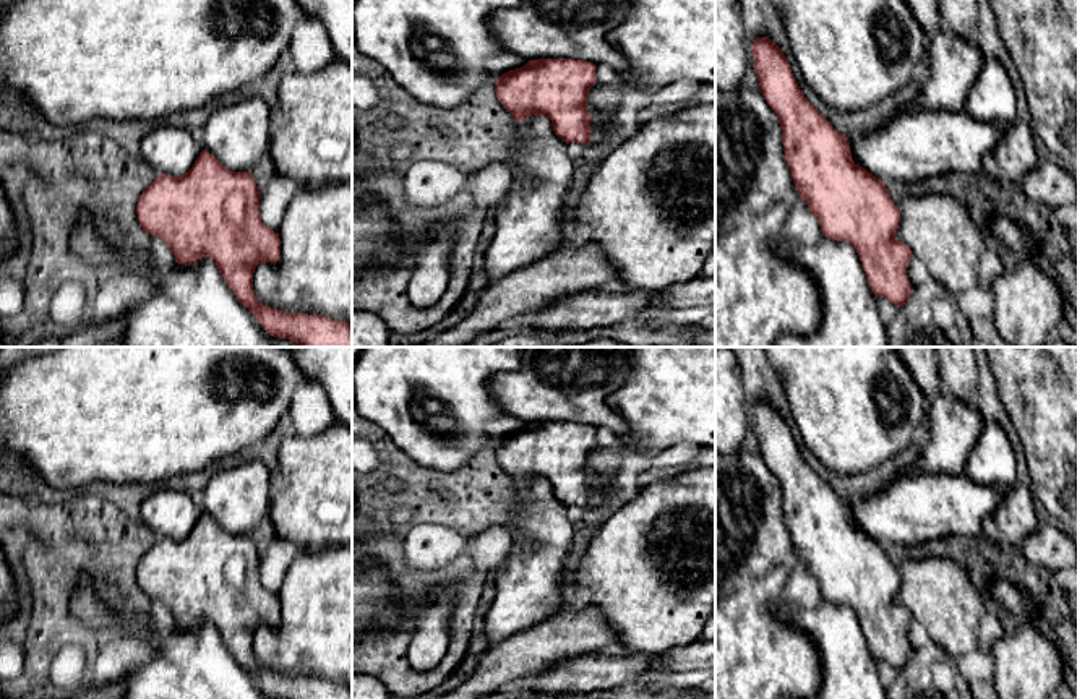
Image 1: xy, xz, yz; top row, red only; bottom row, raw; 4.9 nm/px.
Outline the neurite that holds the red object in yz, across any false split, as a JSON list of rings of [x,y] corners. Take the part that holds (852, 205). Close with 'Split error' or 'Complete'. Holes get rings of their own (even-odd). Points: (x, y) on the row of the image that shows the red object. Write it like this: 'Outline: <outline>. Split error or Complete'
Outline: [[[757,37],[751,42],[751,52],[759,91],[782,128],[785,161],[800,199],[817,217],[824,237],[848,242],[856,250],[874,295],[897,308],[903,307],[913,290],[907,277],[913,255],[903,242],[895,238],[900,208],[890,199],[884,182],[907,183],[949,174],[983,175],[983,159],[998,146],[1009,123],[985,123],[973,118],[963,107],[915,110],[897,114],[887,123],[852,141],[803,96],[779,45],[769,37]]]. Split error

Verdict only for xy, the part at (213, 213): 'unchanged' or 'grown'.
grown

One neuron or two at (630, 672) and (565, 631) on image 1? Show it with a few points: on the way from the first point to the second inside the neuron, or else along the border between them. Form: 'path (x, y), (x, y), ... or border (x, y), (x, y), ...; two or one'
path (596, 672), (537, 678), (544, 665); one

